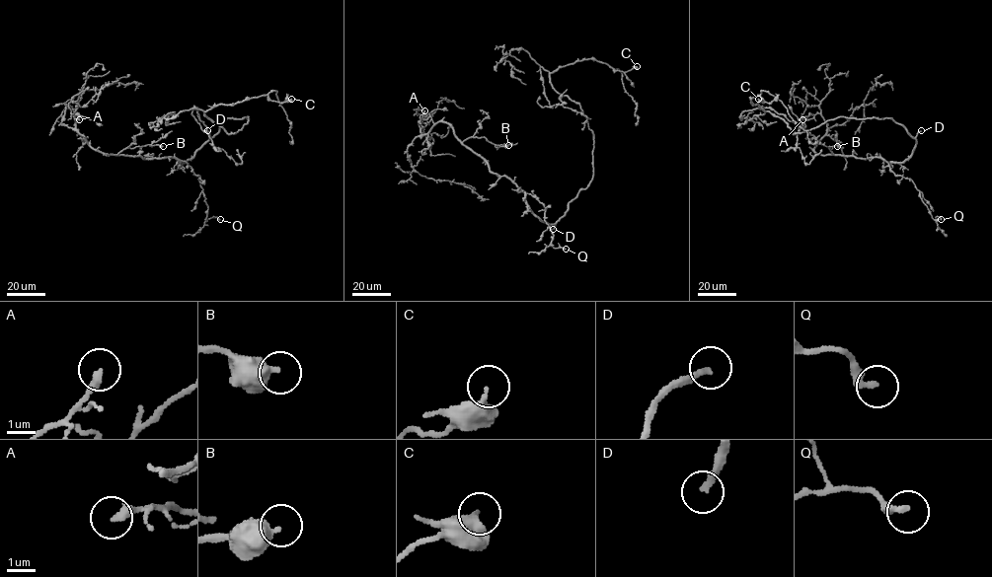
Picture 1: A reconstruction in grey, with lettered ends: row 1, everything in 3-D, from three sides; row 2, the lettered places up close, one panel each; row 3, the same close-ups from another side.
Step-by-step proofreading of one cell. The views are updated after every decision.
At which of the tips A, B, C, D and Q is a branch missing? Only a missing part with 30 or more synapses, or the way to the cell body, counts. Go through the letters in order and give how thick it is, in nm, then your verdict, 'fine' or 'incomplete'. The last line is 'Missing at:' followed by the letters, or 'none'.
A: 280 nm thick; incomplete
B: 460 nm thick; fine
C: 300 nm thick; fine
D: 220 nm thick; incomplete
Q: 260 nm thick; fine
Missing at: A, D

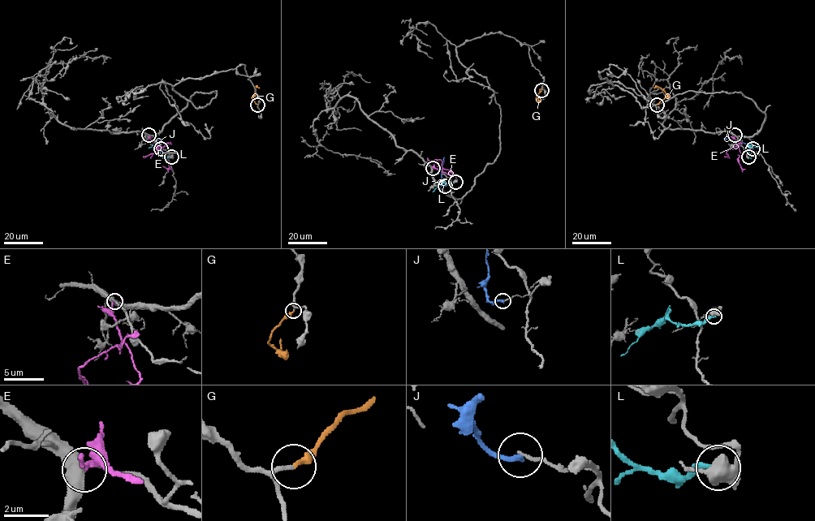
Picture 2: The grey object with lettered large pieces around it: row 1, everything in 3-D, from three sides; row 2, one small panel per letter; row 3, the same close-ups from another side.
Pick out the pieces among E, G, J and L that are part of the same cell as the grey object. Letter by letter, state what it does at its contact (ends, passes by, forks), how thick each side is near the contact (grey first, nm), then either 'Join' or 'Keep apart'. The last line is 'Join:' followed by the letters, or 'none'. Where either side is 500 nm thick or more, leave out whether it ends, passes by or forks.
E: It ends there. Thickness 440 nm (grey) against 220 nm. Keep apart
G: It ends there. Thickness 140 nm (grey) against 260 nm. Join
J: It ends there. Thickness 120 nm (grey) against 240 nm. Keep apart
L: Thickness 600 nm (grey) against 240 nm. Keep apart
Join: G

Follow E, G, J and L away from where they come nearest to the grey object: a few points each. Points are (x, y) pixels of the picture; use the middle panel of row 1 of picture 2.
E: (433, 168), (453, 174), (446, 174)
G: (541, 91), (536, 95), (537, 100), (543, 87)
J: (446, 186), (441, 185), (441, 180), (444, 157)
L: (455, 182), (446, 183), (444, 180), (432, 191)

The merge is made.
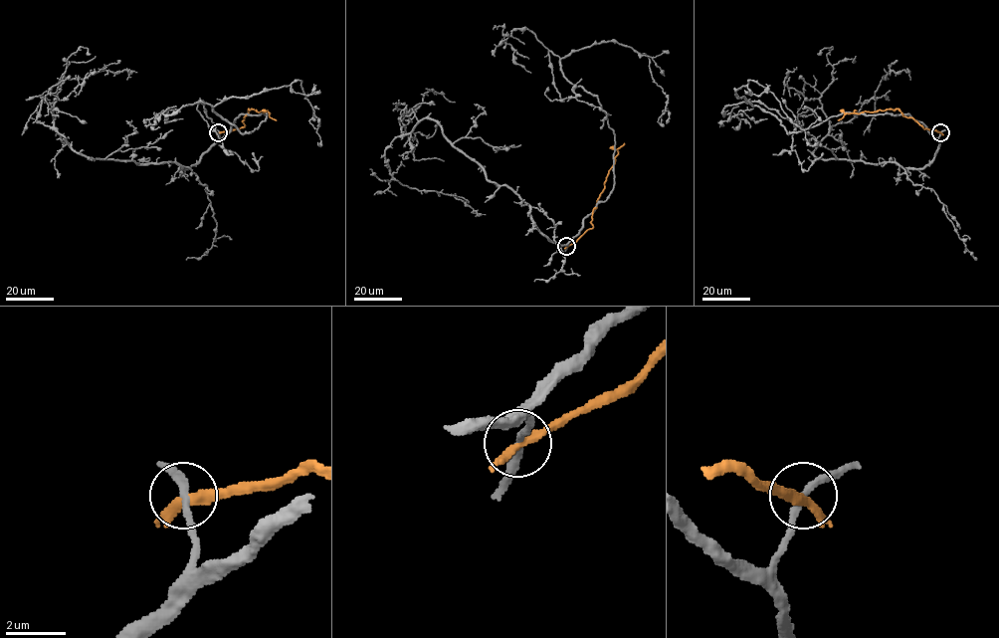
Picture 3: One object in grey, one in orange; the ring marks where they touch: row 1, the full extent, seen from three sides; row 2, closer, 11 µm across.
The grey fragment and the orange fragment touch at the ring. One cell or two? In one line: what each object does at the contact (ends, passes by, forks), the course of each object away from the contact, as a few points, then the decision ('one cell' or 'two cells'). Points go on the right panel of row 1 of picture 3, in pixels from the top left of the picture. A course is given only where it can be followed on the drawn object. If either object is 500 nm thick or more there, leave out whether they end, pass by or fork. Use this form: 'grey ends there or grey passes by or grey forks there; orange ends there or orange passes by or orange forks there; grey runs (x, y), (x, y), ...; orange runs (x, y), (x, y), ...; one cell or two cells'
grey passes by; orange passes by; grey runs (941, 132), (908, 114), (845, 112), (788, 133), (735, 91), (756, 82), (807, 129), (818, 116), (802, 108); orange runs (941, 132), (924, 128), (897, 108), (846, 113), (838, 120); two cells

